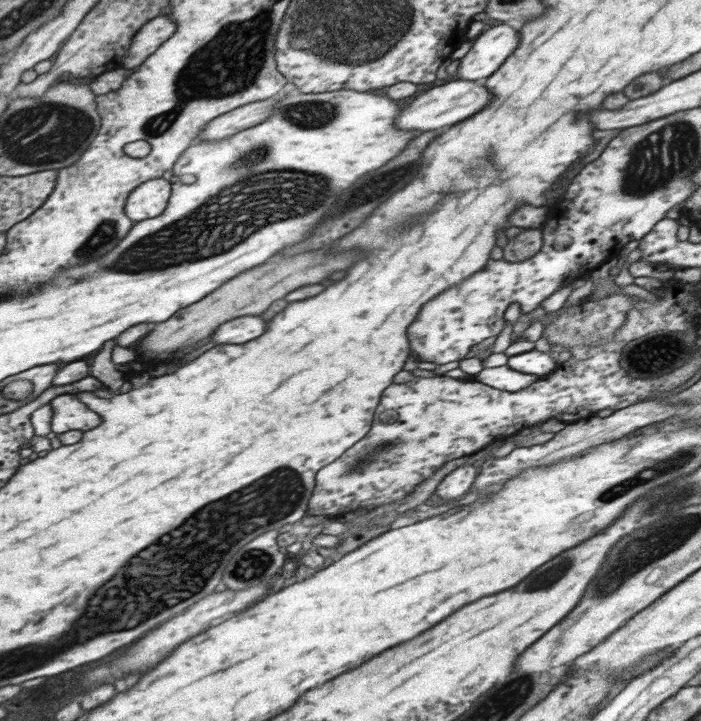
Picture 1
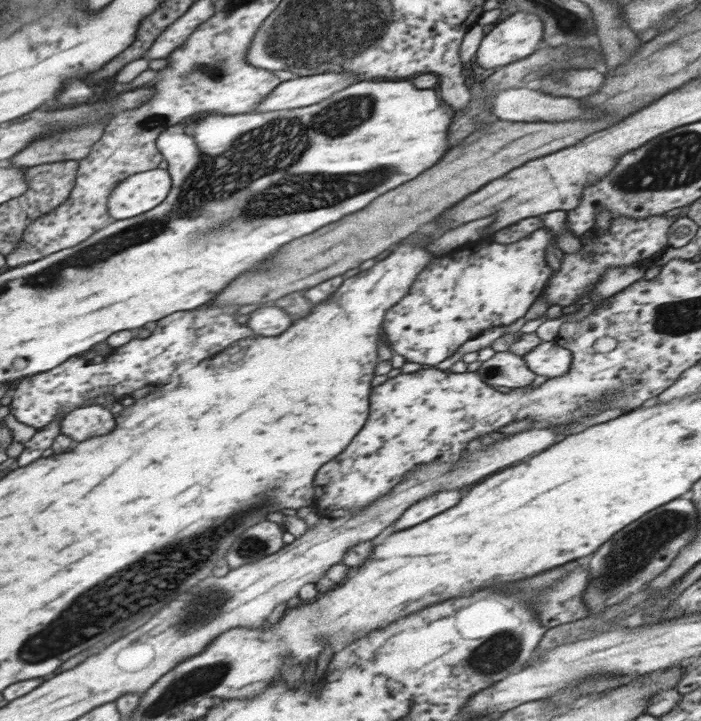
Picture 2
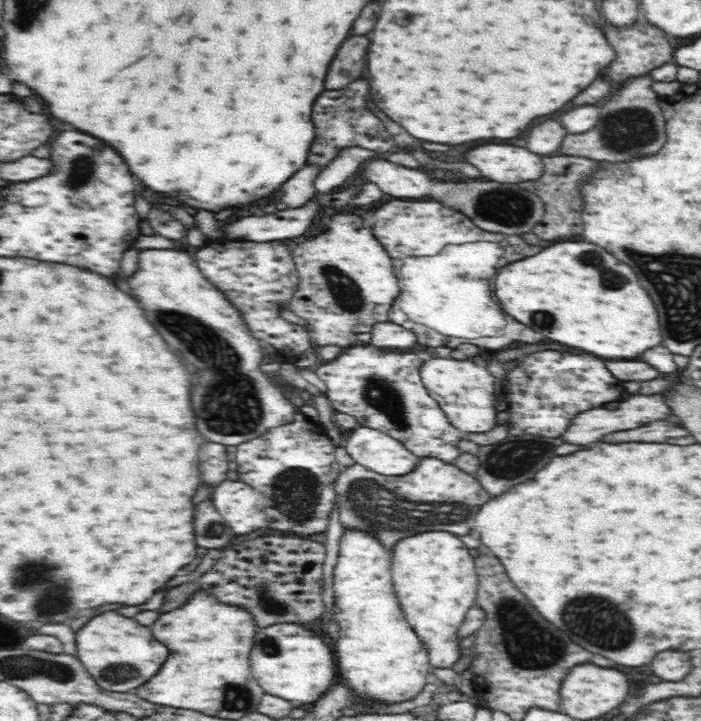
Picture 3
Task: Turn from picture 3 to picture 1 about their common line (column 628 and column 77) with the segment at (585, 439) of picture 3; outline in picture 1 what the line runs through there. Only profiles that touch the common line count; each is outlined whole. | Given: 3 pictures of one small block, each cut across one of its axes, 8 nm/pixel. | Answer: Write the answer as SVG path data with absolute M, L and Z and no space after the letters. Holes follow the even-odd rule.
M72 394L56 396L49 404L54 406L54 412L56 412L52 418L52 428L56 435L69 432L70 430L88 432L88 430L92 430L94 426L98 426L102 422L96 412L88 410Z

